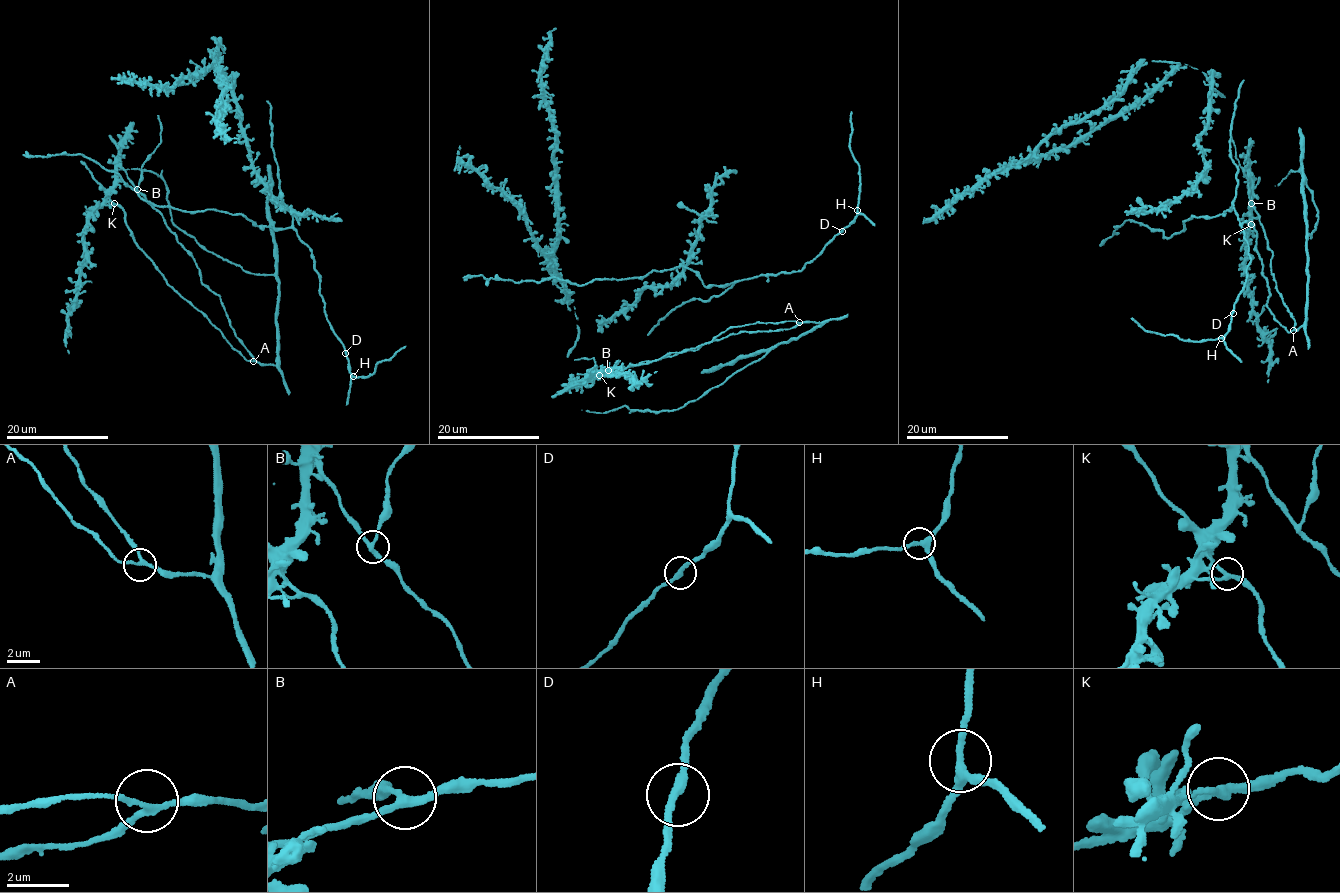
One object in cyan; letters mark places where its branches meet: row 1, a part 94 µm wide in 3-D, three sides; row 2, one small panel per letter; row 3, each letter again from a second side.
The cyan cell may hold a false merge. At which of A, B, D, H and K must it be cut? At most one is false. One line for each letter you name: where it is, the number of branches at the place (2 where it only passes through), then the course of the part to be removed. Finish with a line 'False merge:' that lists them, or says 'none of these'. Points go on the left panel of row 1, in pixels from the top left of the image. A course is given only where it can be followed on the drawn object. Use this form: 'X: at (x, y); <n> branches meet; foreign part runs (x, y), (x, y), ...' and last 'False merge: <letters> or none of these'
B: at (137, 189); 3 branches meet; foreign part runs (137, 189), (144, 161), (160, 144), (157, 115)
False merge: B

